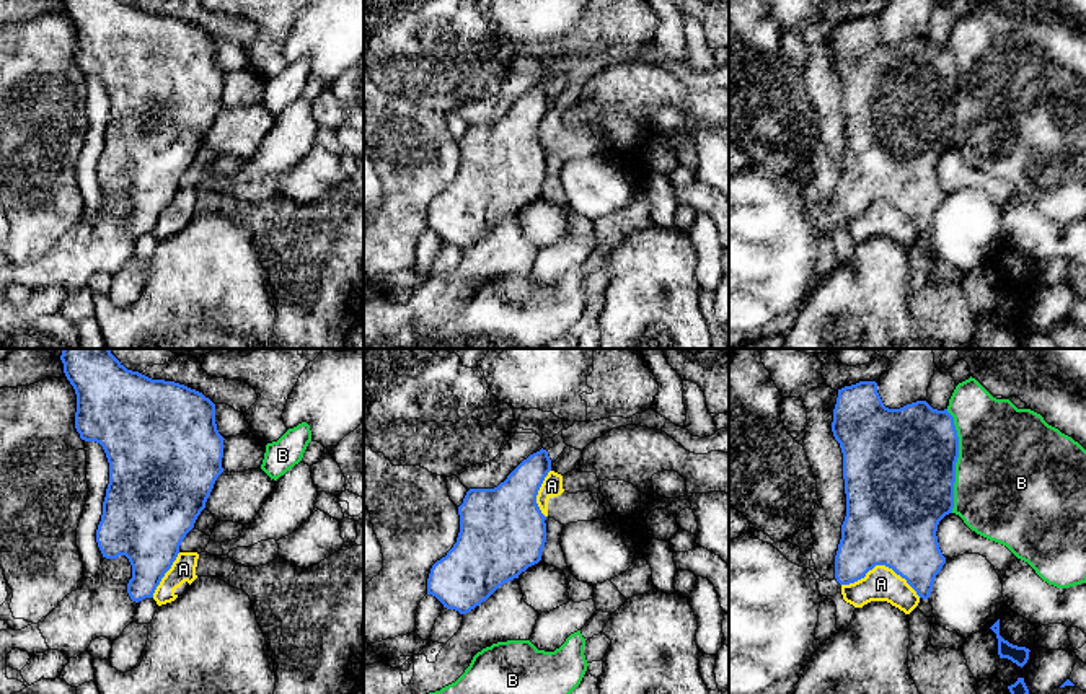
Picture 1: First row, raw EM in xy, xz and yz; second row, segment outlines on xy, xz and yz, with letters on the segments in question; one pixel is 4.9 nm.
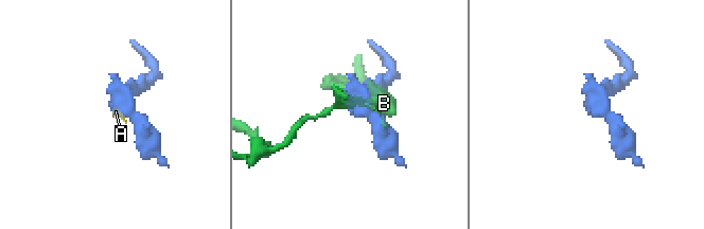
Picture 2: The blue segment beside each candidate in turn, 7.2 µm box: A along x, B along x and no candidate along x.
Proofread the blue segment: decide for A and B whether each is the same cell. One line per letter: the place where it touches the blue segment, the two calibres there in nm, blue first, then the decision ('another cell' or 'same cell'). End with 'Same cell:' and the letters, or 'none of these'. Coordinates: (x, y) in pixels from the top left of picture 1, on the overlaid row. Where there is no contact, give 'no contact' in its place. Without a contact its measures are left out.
A: contact yz (882, 564); calibres 460 and 170 nm; another cell
B: contact yz (956, 461); calibres 500 and 500 nm; another cell
Same cell: none of these

